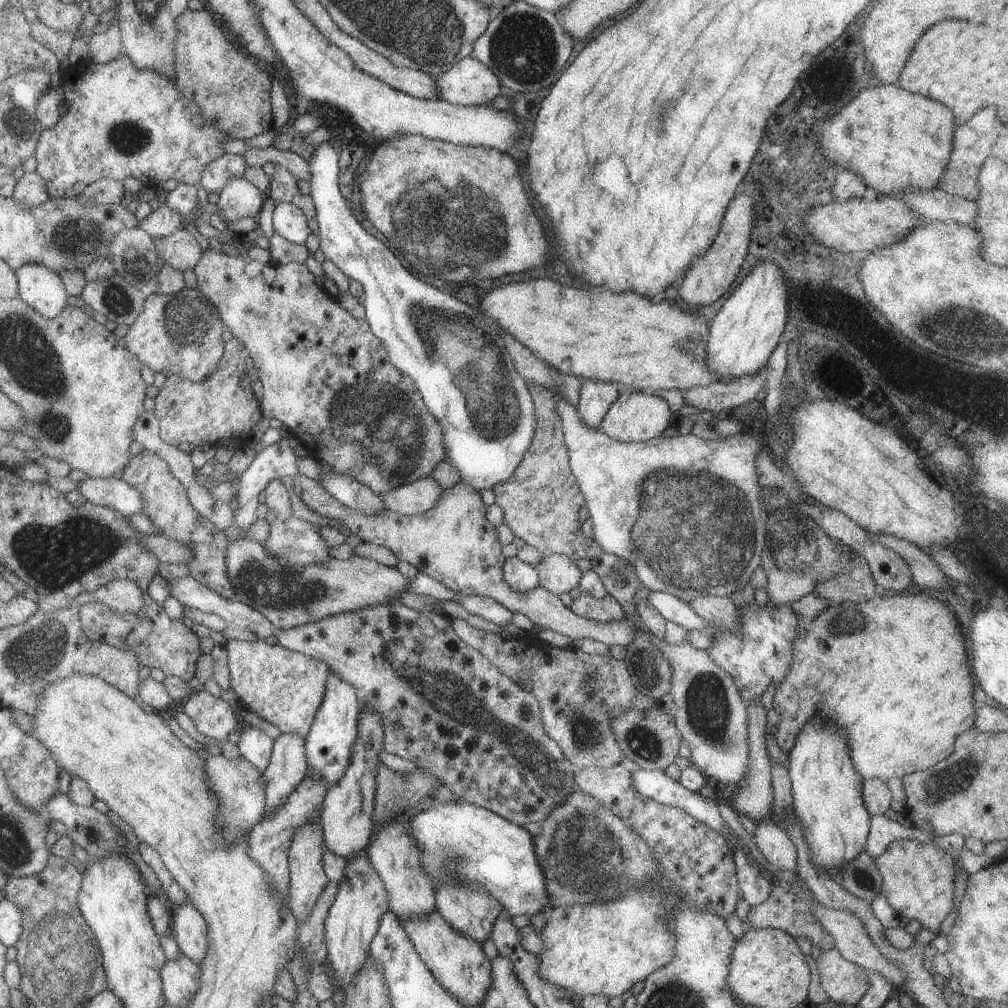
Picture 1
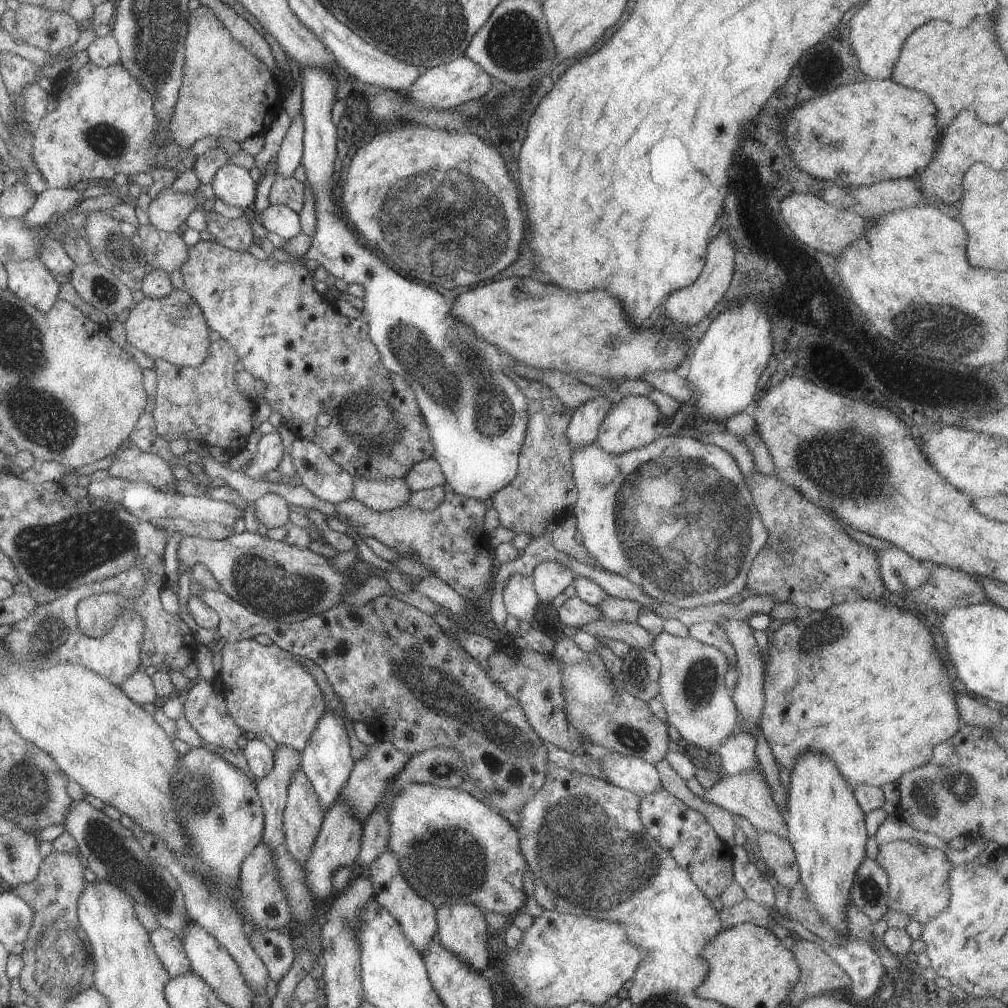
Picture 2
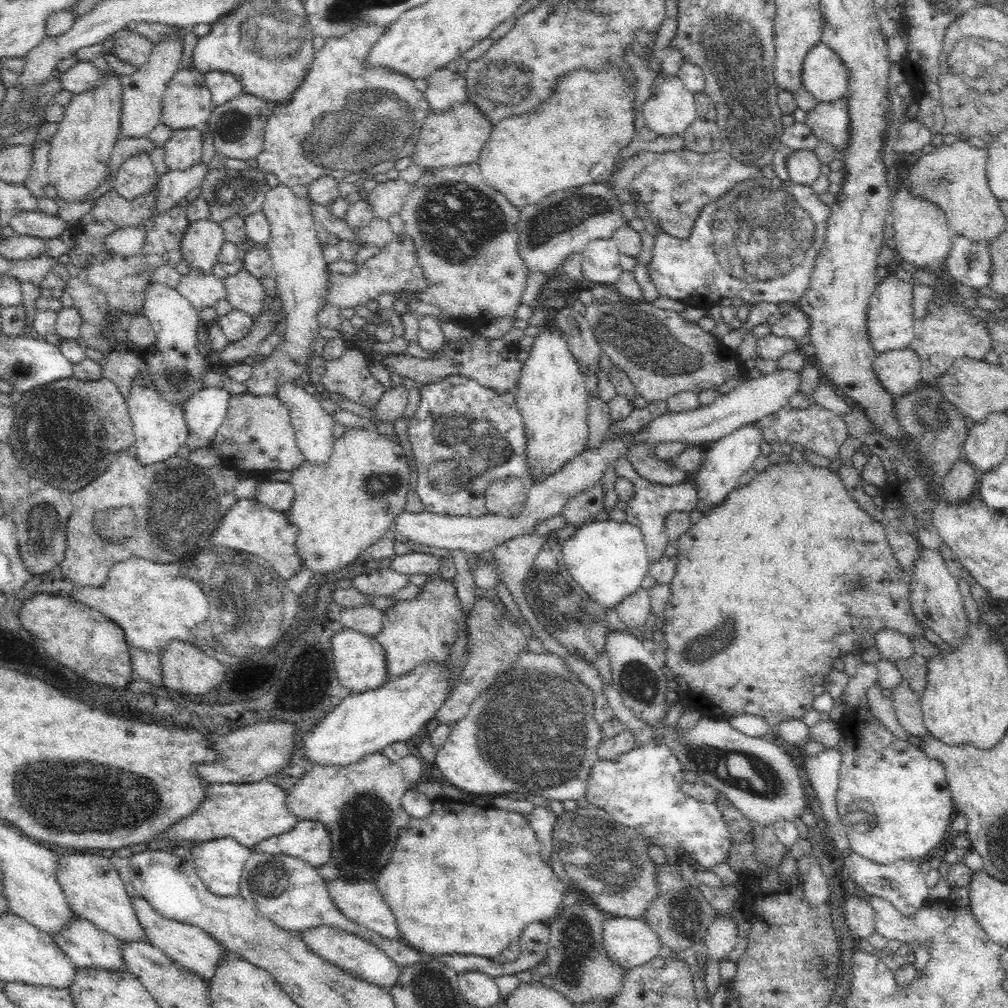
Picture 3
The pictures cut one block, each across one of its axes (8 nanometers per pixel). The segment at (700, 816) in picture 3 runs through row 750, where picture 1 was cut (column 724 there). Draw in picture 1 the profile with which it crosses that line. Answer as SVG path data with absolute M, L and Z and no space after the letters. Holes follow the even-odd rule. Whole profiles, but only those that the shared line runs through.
M653 591L647 599L667 621L682 625L689 631L694 629L711 631L713 643L707 653L720 668L732 676L745 703L758 701L770 686L778 688L789 673L793 661L793 642L800 622L790 605L777 605L769 600L764 606L759 606L756 599L750 600L750 606L737 608L741 619L739 629L731 631L710 624L686 601L674 595Z

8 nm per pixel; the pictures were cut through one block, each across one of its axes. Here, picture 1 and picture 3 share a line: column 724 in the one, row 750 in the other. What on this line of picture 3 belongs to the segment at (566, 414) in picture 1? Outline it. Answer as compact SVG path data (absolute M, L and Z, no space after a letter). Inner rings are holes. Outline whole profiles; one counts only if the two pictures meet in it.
M532 651L520 652L516 662L516 666L512 666L508 670L508 674L500 674L498 680L488 688L488 692L480 694L470 706L468 714L464 718L460 718L458 722L450 725L450 736L448 740L436 751L435 763L438 770L442 772L442 776L450 782L452 786L465 790L466 792L473 792L474 794L504 794L506 792L519 792L524 796L544 796L546 798L557 799L563 801L564 799L577 800L585 796L587 787L587 778L591 766L598 760L597 755L598 745L601 743L603 736L601 735L601 727L594 719L594 695L578 678L569 666L560 659L559 656L550 653L533 653Z

